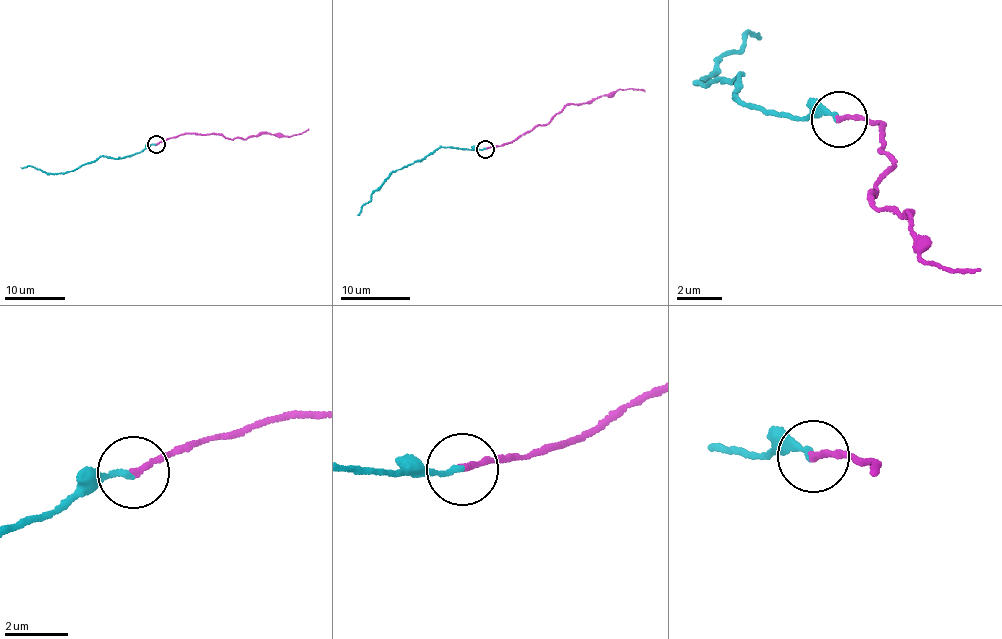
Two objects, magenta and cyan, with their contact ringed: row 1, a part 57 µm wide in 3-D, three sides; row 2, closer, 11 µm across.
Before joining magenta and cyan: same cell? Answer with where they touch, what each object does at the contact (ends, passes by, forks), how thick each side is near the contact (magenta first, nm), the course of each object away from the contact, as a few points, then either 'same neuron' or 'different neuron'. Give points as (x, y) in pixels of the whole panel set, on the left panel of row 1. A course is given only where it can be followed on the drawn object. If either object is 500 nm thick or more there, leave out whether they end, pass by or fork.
at (156, 144); magenta ends there; cyan ends there; 190 nm thick on the magenta side, 170 nm on the other; magenta runs (156, 144), (187, 133), (215, 132), (232, 139), (244, 140), (264, 133), (288, 136), (309, 128); cyan runs (155, 144), (145, 145), (135, 154), (100, 157), (59, 174), (42, 172), (31, 166), (21, 168); same neuron

